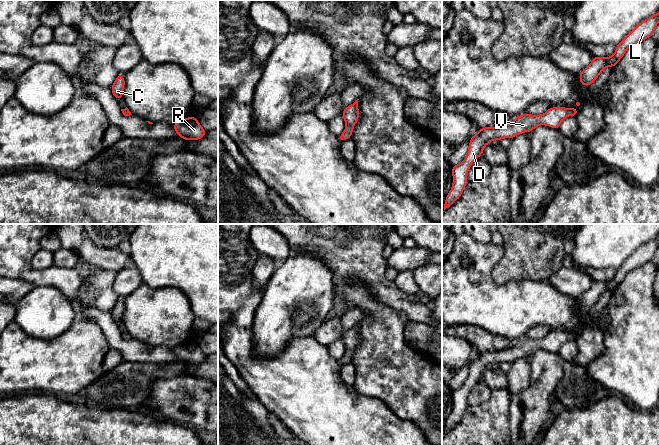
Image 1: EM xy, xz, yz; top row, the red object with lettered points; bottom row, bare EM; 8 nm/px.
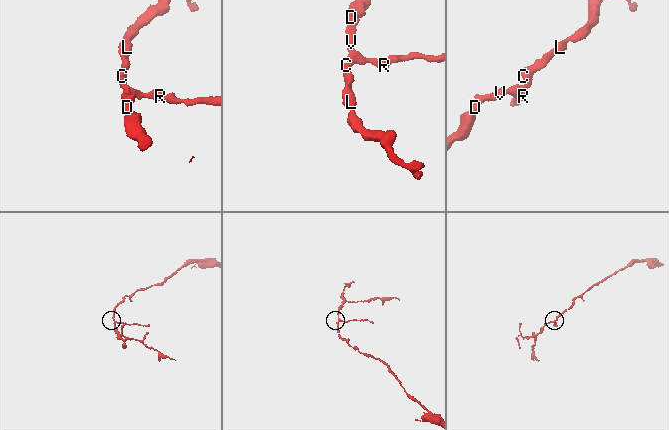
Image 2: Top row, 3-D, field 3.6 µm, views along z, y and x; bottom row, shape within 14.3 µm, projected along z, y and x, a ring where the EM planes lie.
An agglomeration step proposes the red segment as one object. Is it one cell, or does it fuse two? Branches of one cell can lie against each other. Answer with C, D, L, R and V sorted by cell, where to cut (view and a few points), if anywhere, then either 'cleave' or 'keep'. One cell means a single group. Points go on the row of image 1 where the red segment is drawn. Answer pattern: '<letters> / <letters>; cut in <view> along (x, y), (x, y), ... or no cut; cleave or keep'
C D L R V; no cut; keep

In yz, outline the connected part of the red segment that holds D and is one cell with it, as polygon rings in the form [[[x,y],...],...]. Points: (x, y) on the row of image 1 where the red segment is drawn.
[[[551,107],[542,115],[522,113],[519,117],[515,117],[510,124],[480,128],[469,141],[469,148],[464,161],[452,166],[453,184],[446,196],[444,210],[461,197],[468,182],[467,173],[471,164],[483,155],[484,147],[491,141],[500,141],[503,138],[513,139],[518,134],[532,132],[539,125],[559,129],[561,122],[566,117],[577,116],[578,113],[576,108]]]

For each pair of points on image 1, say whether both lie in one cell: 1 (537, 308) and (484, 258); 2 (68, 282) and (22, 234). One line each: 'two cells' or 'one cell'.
1: one cell
2: one cell

